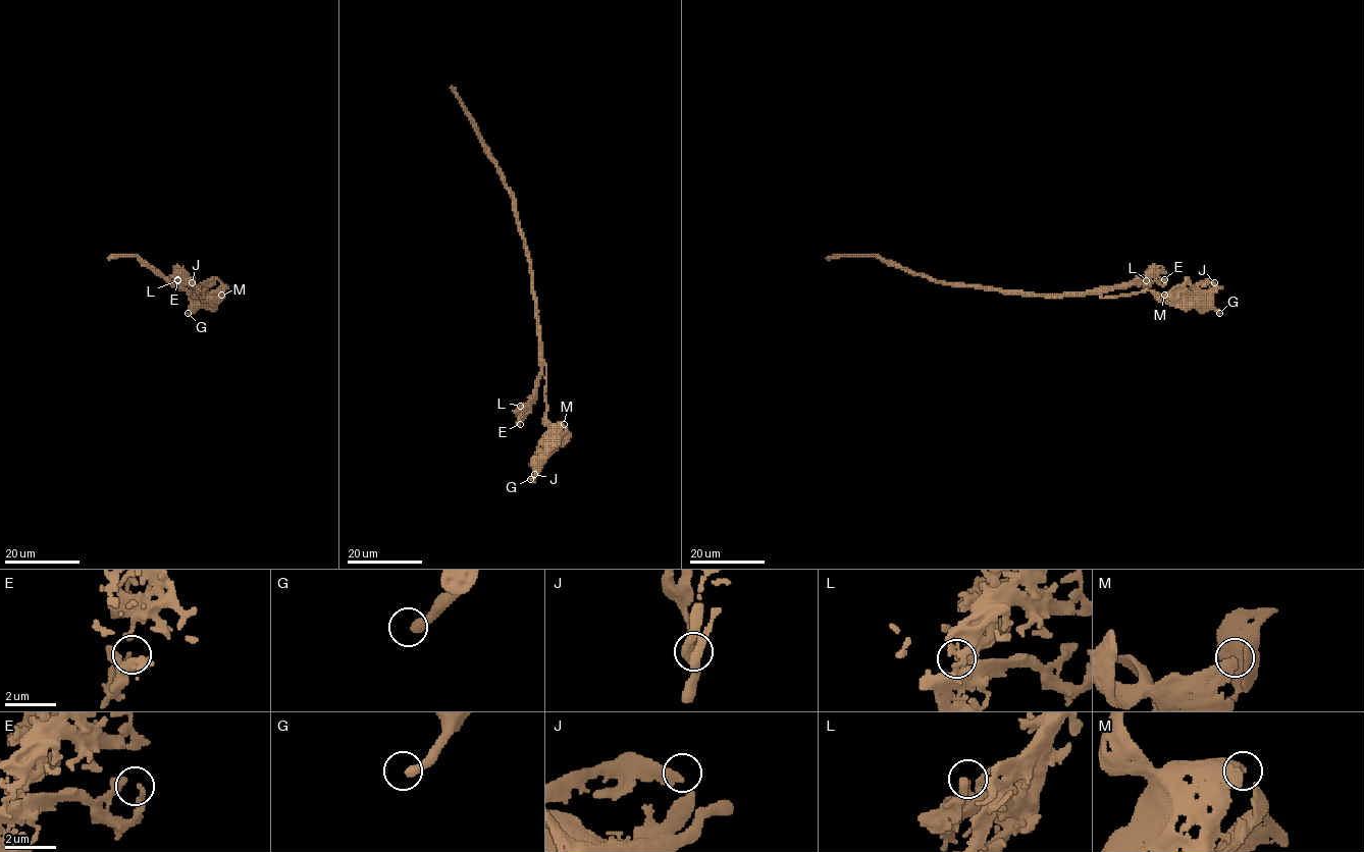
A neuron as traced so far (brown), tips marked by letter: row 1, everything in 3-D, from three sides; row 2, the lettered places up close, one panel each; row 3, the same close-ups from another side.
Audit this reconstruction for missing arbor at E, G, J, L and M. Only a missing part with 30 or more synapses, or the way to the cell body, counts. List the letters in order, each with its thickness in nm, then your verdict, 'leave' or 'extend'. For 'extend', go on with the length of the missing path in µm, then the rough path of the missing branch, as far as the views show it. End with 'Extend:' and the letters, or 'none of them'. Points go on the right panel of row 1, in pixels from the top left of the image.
E: calibre 180 nm; leave
G: calibre 360 nm; leave
J: calibre 240 nm; leave
L: calibre 280 nm; leave
M: calibre 280 nm; leave
Extend: none of them

